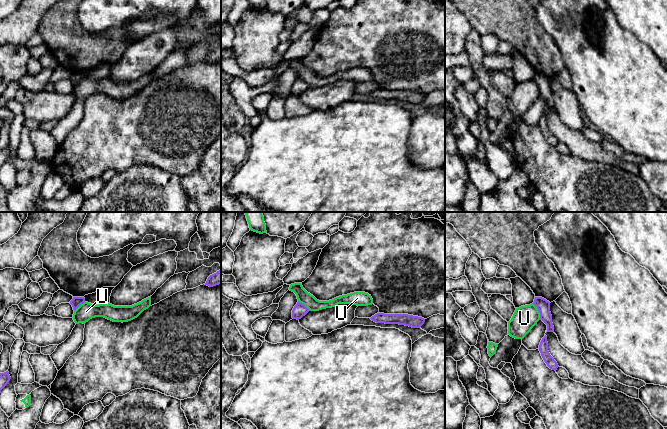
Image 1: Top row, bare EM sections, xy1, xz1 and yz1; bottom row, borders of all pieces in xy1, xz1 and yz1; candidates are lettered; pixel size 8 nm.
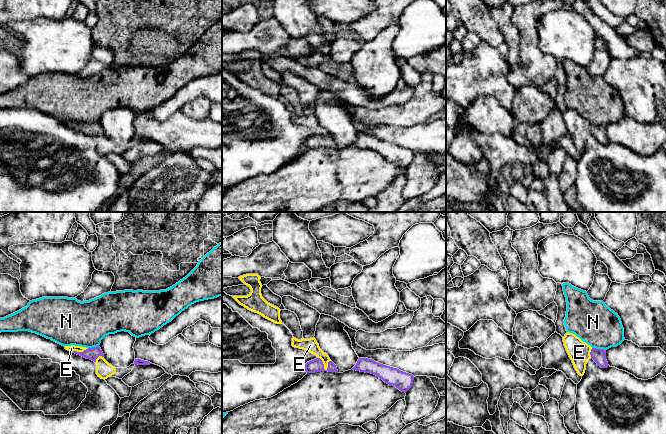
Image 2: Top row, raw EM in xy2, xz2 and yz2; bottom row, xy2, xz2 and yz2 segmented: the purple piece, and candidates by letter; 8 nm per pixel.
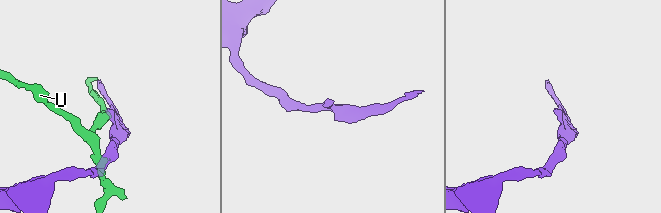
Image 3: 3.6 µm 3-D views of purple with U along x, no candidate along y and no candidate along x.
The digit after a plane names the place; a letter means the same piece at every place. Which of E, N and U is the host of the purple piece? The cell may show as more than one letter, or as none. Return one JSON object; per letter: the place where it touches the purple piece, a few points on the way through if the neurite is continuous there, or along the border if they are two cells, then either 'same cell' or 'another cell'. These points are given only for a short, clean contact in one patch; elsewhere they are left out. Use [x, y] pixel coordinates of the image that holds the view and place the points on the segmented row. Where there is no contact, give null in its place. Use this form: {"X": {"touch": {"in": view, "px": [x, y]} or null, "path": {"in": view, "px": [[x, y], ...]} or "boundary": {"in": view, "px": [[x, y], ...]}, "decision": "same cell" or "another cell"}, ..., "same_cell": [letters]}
{"E": {"touch": {"in": "xz2", "px": [323, 364]}, "path": {"in": "xz2", "px": [[316, 365], [323, 364], [323, 358], [310, 345]]}, "decision": "same cell"}, "N": {"touch": {"in": "yz2", "px": [599, 349]}, "boundary": {"in": "yz2", "px": [[592, 347], [605, 350]]}, "decision": "another cell"}, "U": {"touch": {"in": "yz1", "px": [538, 310]}, "boundary": {"in": "yz1", "px": [[532, 303], [536, 307], [540, 319]]}, "decision": "another cell"}, "same_cell": ["E"]}

